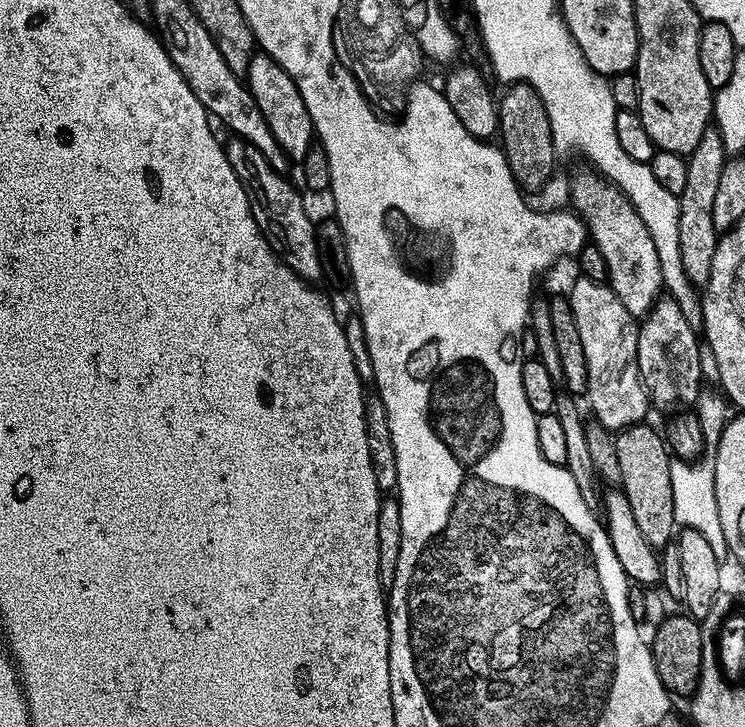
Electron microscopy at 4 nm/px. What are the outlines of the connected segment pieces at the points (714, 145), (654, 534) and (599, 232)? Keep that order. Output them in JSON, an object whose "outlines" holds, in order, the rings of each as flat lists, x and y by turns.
{"outlines":[[[710,130,704,135,702,142,698,142,698,150,694,150,694,154,687,157,690,182,686,182,686,194,678,197,678,231,682,241,682,266,686,266,686,274,697,290,708,287,710,274,714,270,714,254,718,250,721,238,721,233,717,232,714,226,714,201,729,159,720,133,716,130]],[[647,423,635,424,615,437,618,450,618,466,622,466,622,489,625,498,630,502,635,521,643,538,655,550,662,550,674,540,677,531,674,514,674,485,670,483,670,466,673,457,664,442,664,437]],[[587,171,572,184,571,207,588,228,591,243,602,250,602,258,606,258,608,284,613,294,632,316,643,318,665,291,658,246,654,246,654,238,650,238,650,230,646,230,646,222,642,222,632,201,611,180,595,171]]]}

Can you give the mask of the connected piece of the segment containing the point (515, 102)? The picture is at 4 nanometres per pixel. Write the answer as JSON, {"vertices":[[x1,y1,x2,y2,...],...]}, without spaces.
{"vertices":[[514,84,503,89,502,95,499,97,500,105,500,131,499,139,504,139,502,143,502,151,508,160,510,170,514,174,516,183,520,185,525,193,540,192,552,180,552,175,556,172,556,159,558,153,554,146,554,134,550,126,550,114,546,114,546,106,542,102,542,98,538,98,538,94,528,84]]}

